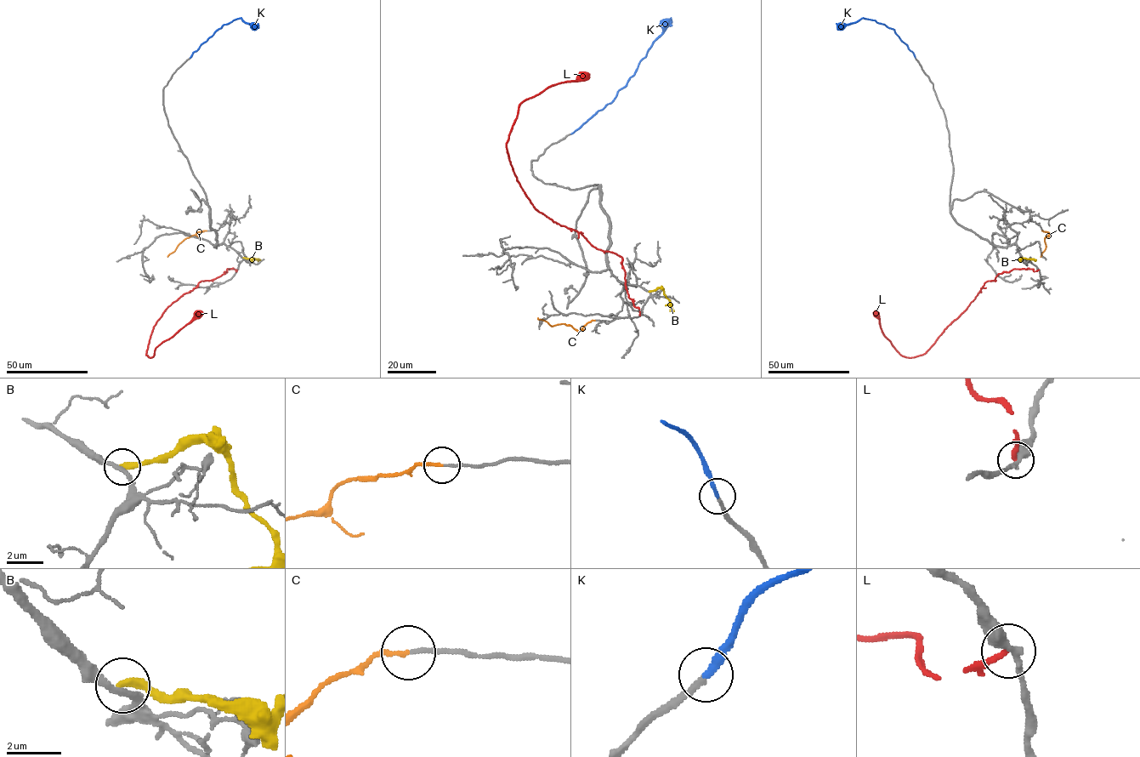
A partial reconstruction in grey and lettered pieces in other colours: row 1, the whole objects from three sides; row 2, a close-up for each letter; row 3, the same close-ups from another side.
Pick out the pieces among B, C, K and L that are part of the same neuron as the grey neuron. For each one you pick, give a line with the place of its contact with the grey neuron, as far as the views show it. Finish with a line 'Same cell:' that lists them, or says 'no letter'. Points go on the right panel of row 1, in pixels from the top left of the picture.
C: meets grey at (1042, 230)
K: meets grey at (915, 57)
Same cell: C, K

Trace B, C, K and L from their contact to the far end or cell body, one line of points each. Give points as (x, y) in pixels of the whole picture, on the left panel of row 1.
B: (243, 258), (260, 260)
C: (206, 230), (184, 238), (167, 257)
K: (190, 57), (224, 25), (241, 18), (245, 22), (258, 23)
L: (237, 270), (201, 281), (168, 307), (153, 327), (146, 355), (154, 355), (202, 311)

